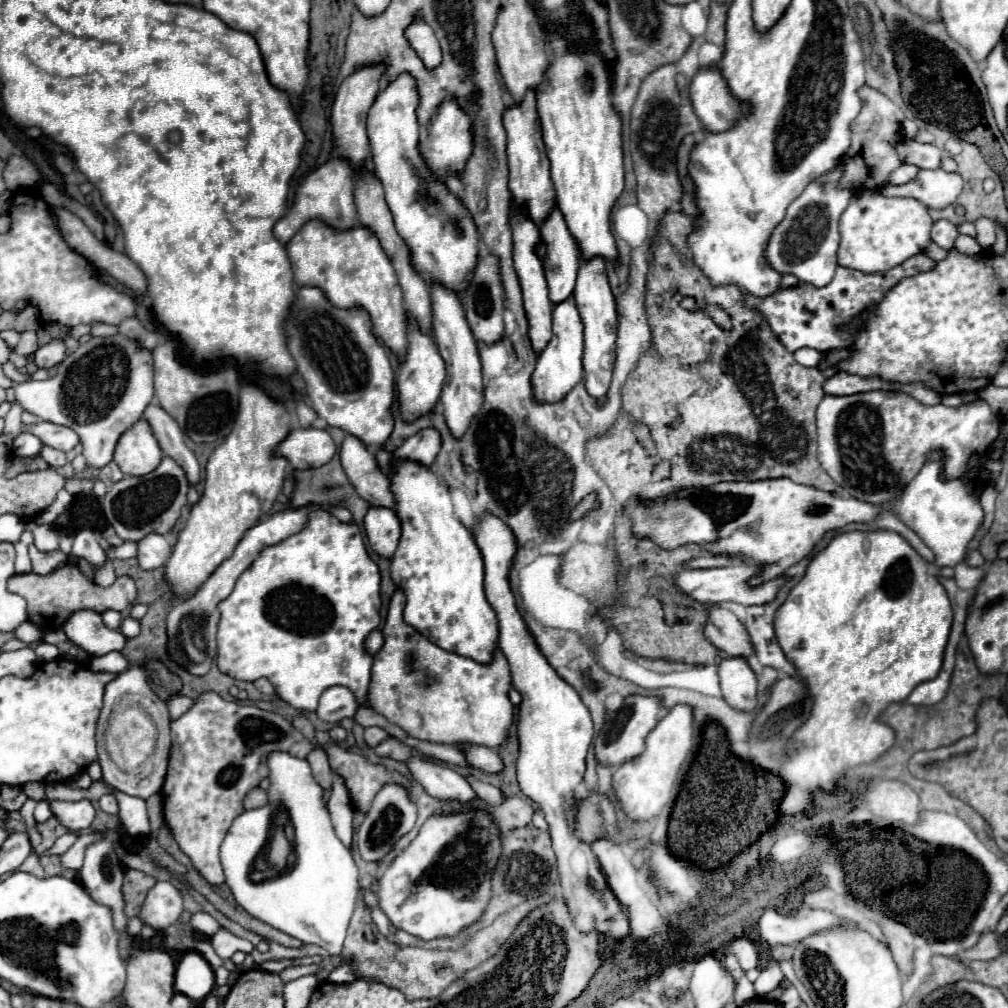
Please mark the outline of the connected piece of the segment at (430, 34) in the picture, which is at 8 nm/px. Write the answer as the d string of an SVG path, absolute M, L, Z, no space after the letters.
M414 14L414 20L406 26L404 36L410 44L410 48L418 54L418 58L424 62L428 70L434 70L442 62L442 52L438 38L434 36L434 30L426 24L422 14Z

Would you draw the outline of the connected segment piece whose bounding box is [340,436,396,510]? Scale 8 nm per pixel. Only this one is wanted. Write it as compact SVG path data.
M344 438L340 458L344 472L358 496L362 496L366 502L370 502L370 506L376 508L396 508L388 476L378 468L376 458L366 450L366 446L358 438Z

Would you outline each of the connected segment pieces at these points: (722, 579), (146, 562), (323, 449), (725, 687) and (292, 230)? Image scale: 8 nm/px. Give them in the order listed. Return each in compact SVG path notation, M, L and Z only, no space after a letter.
M730 564L724 568L710 568L710 570L684 570L678 576L674 576L676 586L690 594L694 600L704 602L704 604L718 604L718 602L736 602L742 606L756 606L756 604L768 604L776 600L780 588L786 584L788 576L780 574L772 580L760 582L756 586L750 584L750 578L758 576L762 566L752 566L752 564Z
M150 534L138 542L138 564L142 570L156 570L166 564L172 554L170 540L160 534Z
M300 428L292 430L276 448L276 456L288 460L294 470L318 468L334 456L336 446L326 430Z
M722 658L718 676L724 700L738 712L752 712L758 706L756 674L744 658Z
M332 158L328 164L320 166L312 174L306 176L302 186L296 192L296 202L290 214L282 216L274 226L274 236L278 242L286 244L306 222L320 220L330 228L348 230L358 224L356 206L354 206L354 172L352 166L342 158Z

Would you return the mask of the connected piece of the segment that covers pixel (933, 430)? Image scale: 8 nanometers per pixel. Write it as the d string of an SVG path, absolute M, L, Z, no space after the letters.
M862 392L852 396L824 396L816 412L818 422L818 460L828 476L842 486L852 498L886 506L896 500L904 488L914 480L914 476L926 464L930 452L940 452L944 466L942 480L958 480L970 468L978 468L986 462L990 444L1000 434L1000 416L996 416L986 400L974 400L970 404L960 404L956 408L936 404L926 406L904 392Z

